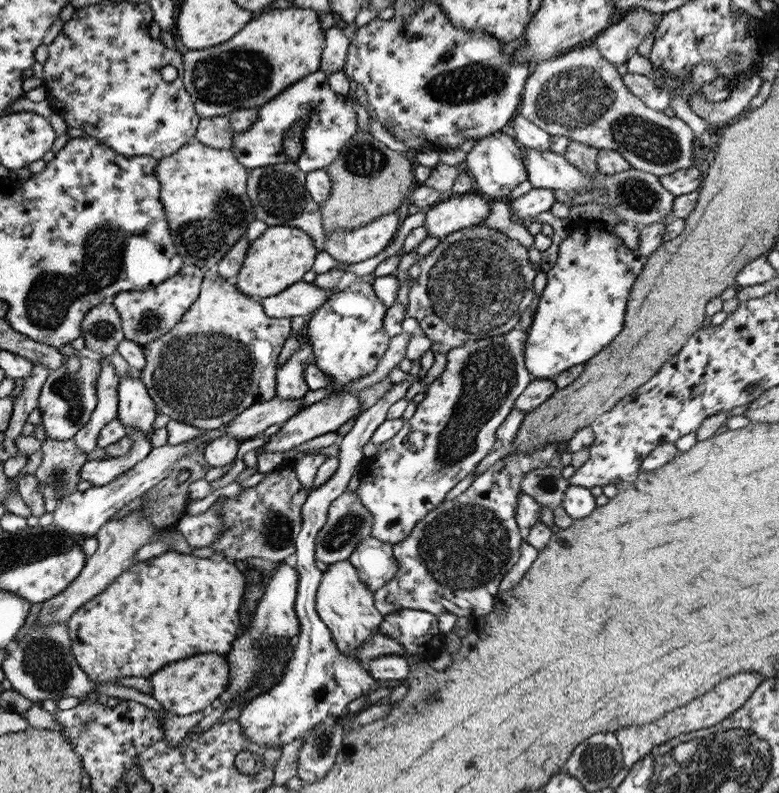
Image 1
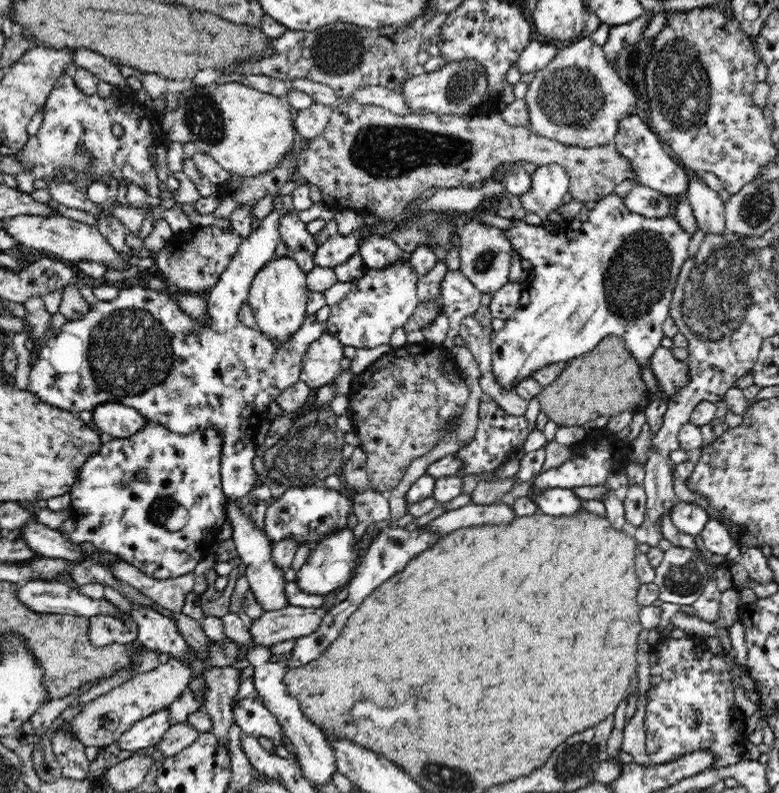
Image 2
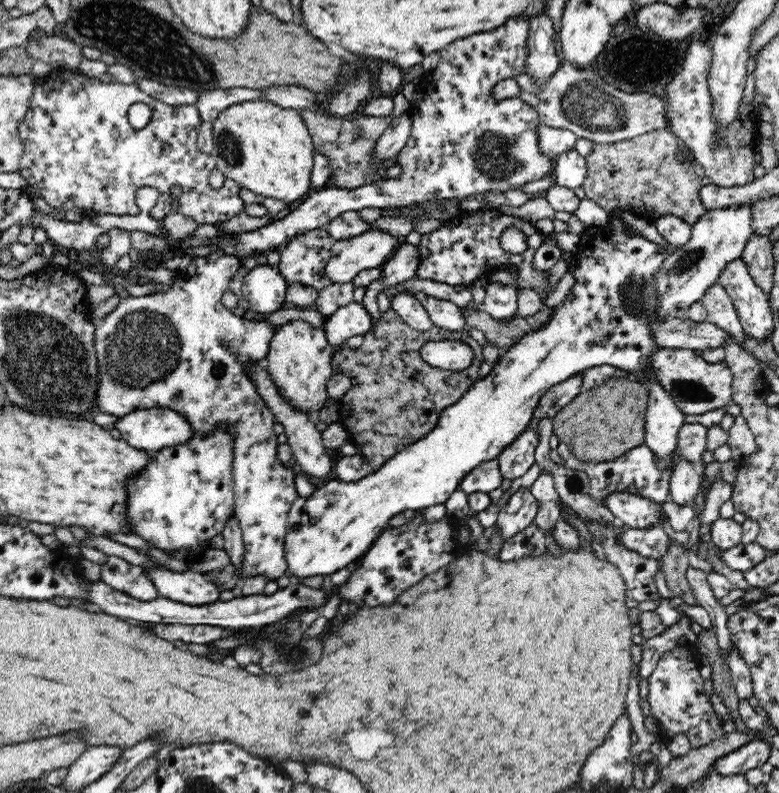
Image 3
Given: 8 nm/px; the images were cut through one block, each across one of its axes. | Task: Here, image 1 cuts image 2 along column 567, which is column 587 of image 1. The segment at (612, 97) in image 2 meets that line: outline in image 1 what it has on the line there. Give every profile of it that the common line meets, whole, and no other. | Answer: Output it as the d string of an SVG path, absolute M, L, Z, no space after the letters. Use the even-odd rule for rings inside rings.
M593 44L545 59L537 63L525 80L517 114L550 136L567 136L570 141L597 150L613 150L627 160L631 168L649 172L657 177L694 167L694 136L689 126L675 116L667 117L662 111L645 106L641 99L625 87L615 68L614 64L601 58Z

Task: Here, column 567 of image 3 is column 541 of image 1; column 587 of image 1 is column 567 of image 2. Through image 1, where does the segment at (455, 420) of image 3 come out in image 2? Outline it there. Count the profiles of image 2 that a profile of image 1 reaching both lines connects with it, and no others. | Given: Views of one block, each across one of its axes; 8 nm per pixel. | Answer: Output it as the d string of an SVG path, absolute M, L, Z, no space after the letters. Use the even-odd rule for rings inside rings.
M614 193L604 196L604 198L598 200L598 202L587 205L574 219L562 224L556 233L548 232L539 226L530 226L523 220L512 219L510 228L506 230L506 236L512 243L515 254L519 254L520 259L525 258L526 260L530 260L530 262L532 262L532 268L528 278L522 283L523 287L520 291L516 312L514 312L508 320L505 320L504 327L493 336L492 366L494 367L494 375L498 377L498 381L500 381L506 389L513 390L513 384L516 381L529 377L533 370L540 368L542 365L560 361L566 362L575 356L583 355L585 352L592 350L592 348L598 344L598 341L601 341L606 335L616 334L620 336L621 339L624 339L626 347L630 349L630 353L634 355L635 359L638 359L638 363L642 366L641 374L644 381L646 381L649 398L662 397L662 390L656 385L656 379L649 371L649 368L647 368L647 362L652 352L654 352L654 349L660 346L660 340L662 340L664 336L664 333L662 333L662 322L664 322L665 318L668 318L670 299L672 298L672 291L678 280L678 272L680 272L680 268L682 268L682 263L689 257L688 246L690 246L692 235L680 226L678 220L673 215L666 215L660 218L647 218L642 214L630 211L626 205L622 203L622 198Z

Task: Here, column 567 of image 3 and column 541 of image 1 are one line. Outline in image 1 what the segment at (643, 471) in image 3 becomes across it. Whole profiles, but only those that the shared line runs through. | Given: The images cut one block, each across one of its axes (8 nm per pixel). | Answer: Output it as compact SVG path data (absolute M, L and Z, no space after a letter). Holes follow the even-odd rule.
M539 447L525 453L517 453L496 461L483 473L473 479L470 486L455 498L443 501L418 520L399 544L391 544L391 553L395 557L398 569L393 578L373 593L373 606L383 617L403 609L415 609L429 612L435 617L449 612L455 617L469 617L472 622L491 612L498 600L497 588L501 578L517 562L522 543L521 529L515 523L517 497L521 493L520 482L525 473L547 466L549 460L547 447Z

